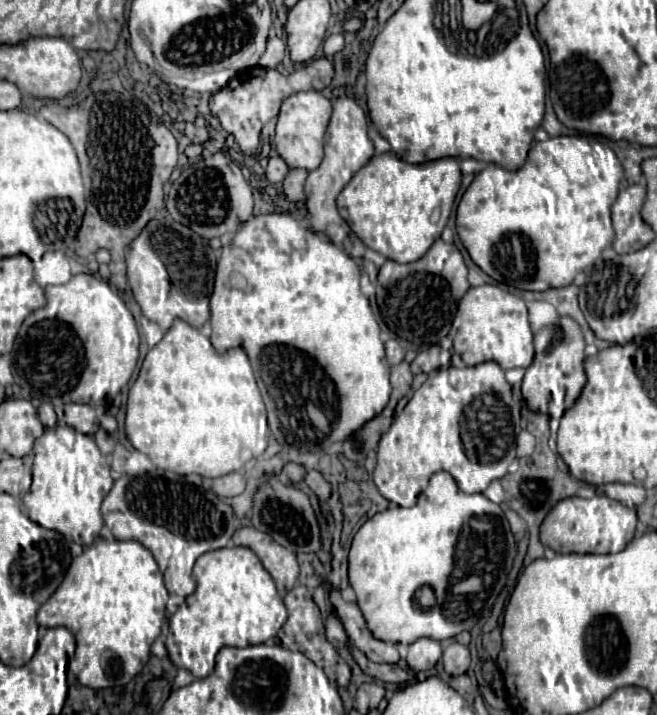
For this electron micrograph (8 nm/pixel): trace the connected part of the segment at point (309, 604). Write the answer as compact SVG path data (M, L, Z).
M296 585L294 589L290 589L284 597L284 605L288 609L288 621L282 627L282 647L290 649L290 651L300 651L304 653L310 661L314 661L318 667L324 669L324 673L328 675L328 679L338 685L338 687L346 687L350 683L350 667L344 663L344 659L336 653L336 649L332 647L332 643L328 643L326 639L326 631L324 631L324 621L320 617L320 611L316 607L316 603L312 601L312 593L304 587L304 585Z

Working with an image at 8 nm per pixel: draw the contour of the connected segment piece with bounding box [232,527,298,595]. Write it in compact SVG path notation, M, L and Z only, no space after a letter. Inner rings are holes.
M242 527L232 537L234 545L244 545L252 549L258 559L262 561L264 569L272 575L280 595L284 595L290 587L294 587L298 577L298 561L292 551L286 551L286 547L274 543L270 535L254 529L254 527Z

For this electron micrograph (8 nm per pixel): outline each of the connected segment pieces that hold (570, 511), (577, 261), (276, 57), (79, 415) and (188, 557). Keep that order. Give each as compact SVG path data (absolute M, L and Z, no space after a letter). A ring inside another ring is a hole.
M596 495L592 499L570 497L556 503L550 515L546 515L540 529L540 541L544 547L548 545L558 553L618 553L632 541L636 523L638 517L634 509L608 499L606 495Z
M541 123L534 142L518 171L488 165L474 177L458 203L456 231L472 261L494 281L526 291L546 291L550 287L570 285L576 273L592 267L600 253L612 245L614 229L610 207L618 195L622 165L614 151L592 135L550 137Z
M280 37L268 39L266 53L260 57L260 67L266 67L266 69L278 67L282 63L282 59L284 59L284 53L286 53L286 43Z
M86 403L64 405L64 423L84 435L94 435L98 429L96 411L92 405L86 405Z
M156 469L152 473L144 473L144 475L136 475L136 477L122 475L114 483L114 487L110 489L110 493L106 495L106 499L102 503L102 517L104 517L106 527L114 533L116 539L134 539L152 551L152 555L164 575L164 583L166 583L168 593L180 595L180 597L192 595L196 589L196 581L192 577L194 561L206 551L226 547L232 533L236 531L234 513L232 513L230 505L222 503L222 499L218 495L214 495L212 491L190 485L182 479L178 481L176 473L162 471L162 469Z

